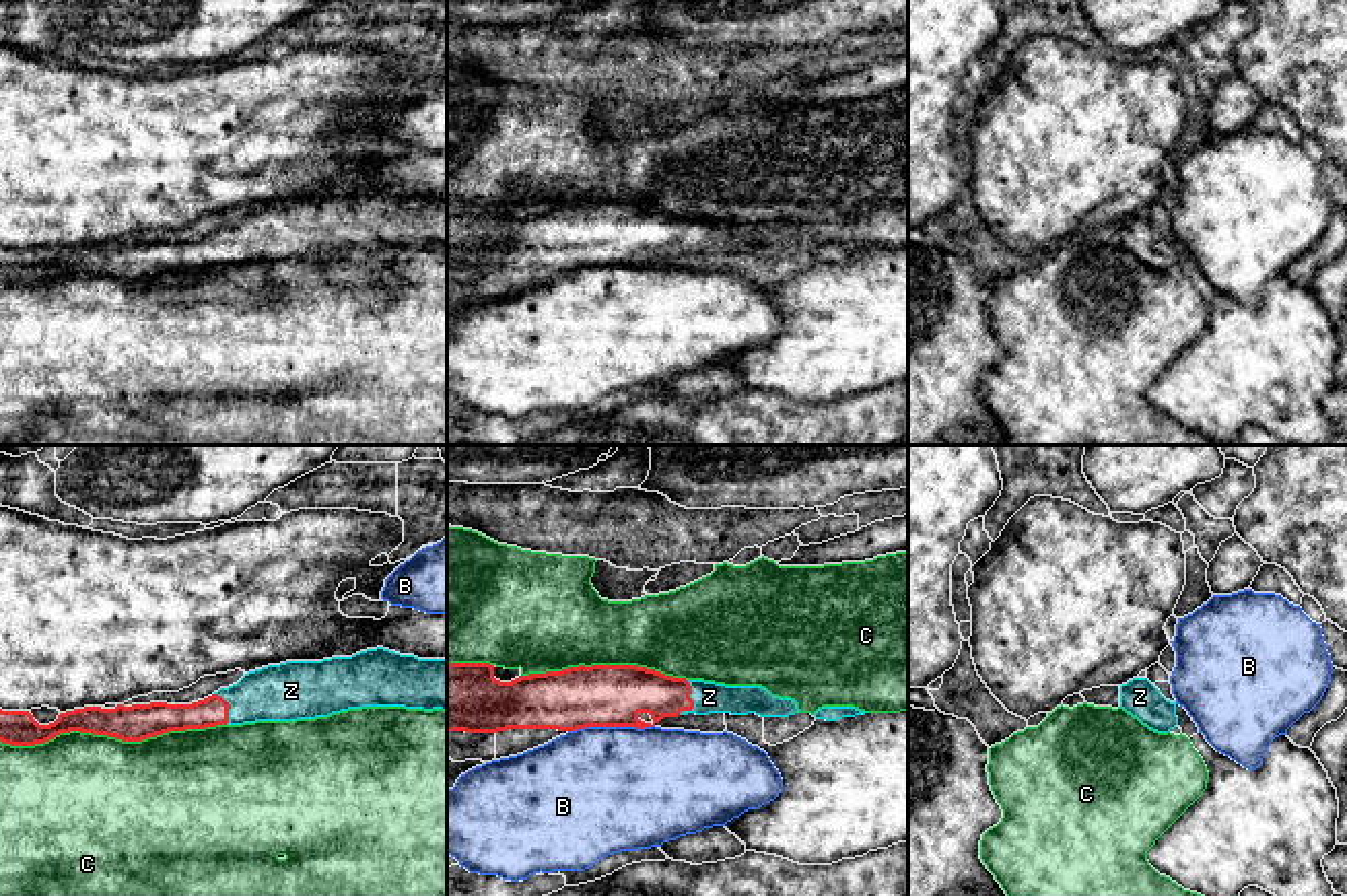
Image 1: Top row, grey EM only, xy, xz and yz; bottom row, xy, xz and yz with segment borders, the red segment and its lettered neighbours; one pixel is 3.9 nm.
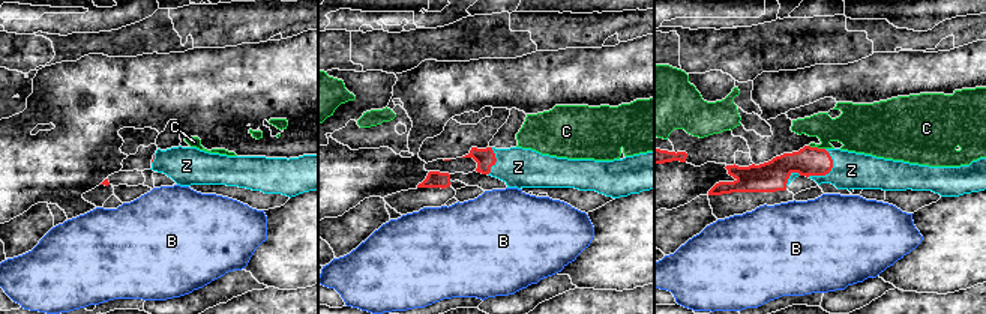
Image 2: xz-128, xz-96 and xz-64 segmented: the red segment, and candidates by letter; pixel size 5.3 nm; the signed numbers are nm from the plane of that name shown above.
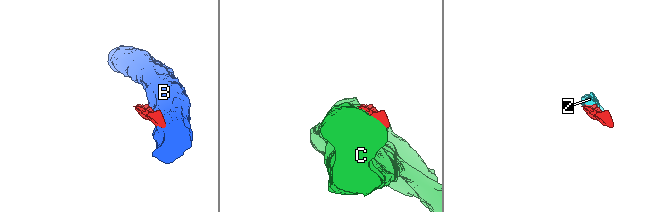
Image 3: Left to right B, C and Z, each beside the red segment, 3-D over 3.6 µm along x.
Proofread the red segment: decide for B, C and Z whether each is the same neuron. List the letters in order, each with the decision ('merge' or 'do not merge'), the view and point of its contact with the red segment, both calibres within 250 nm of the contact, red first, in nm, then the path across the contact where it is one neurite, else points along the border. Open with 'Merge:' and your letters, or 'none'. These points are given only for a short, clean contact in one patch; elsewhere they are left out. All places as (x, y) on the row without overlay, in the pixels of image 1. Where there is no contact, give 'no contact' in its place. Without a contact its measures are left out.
Merge: Z
B: do not merge | xz (610, 264) | 240/500 nm
C: do not merge | xy (112, 274) | 140/480 nm
Z: merge | xz (693, 239) | 190/120 nm | across xz (631, 227), (693, 239), (709, 235)

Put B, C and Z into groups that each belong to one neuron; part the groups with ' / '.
B / C / Z

